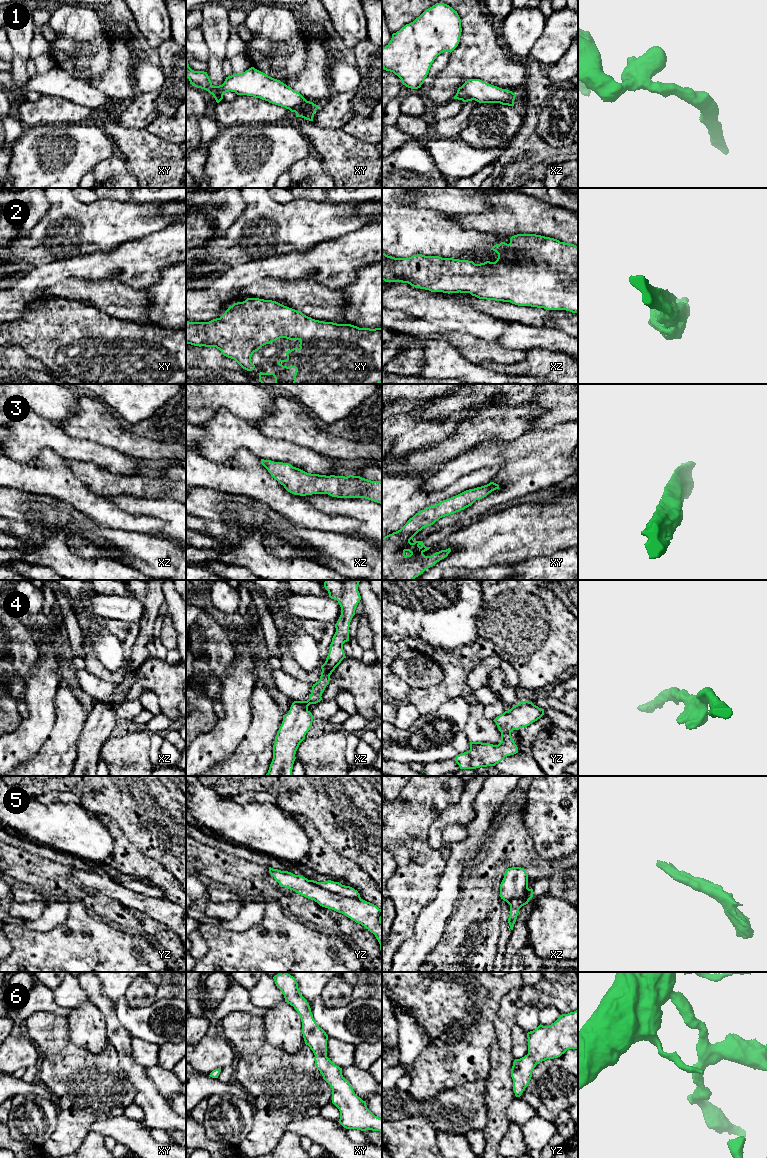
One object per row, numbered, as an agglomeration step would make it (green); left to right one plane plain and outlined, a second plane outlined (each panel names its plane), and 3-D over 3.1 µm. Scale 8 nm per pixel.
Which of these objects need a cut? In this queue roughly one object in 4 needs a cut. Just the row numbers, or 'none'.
5

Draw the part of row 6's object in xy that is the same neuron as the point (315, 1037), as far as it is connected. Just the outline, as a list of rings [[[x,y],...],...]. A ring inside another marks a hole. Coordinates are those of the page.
[[[280,972],[273,979],[283,993],[285,1002],[293,1006],[301,1018],[305,1044],[315,1055],[316,1068],[332,1088],[332,1103],[340,1111],[338,1122],[346,1129],[382,1132],[382,1118],[375,1116],[367,1108],[366,1102],[355,1094],[349,1081],[343,1077],[342,1068],[327,1057],[328,1035],[314,1020],[309,1003],[301,995],[296,979],[287,972]]]

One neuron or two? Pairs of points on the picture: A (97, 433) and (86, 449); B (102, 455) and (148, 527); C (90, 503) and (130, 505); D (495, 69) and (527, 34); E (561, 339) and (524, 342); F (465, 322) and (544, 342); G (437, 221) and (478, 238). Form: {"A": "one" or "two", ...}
{"A": "two", "B": "two", "C": "two", "D": "two", "E": "one", "F": "two", "G": "one"}

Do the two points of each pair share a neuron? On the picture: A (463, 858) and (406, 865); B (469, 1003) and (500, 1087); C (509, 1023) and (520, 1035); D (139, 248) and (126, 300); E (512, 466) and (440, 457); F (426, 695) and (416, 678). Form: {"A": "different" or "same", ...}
{"A": "different", "B": "different", "C": "different", "D": "different", "E": "different", "F": "different"}

